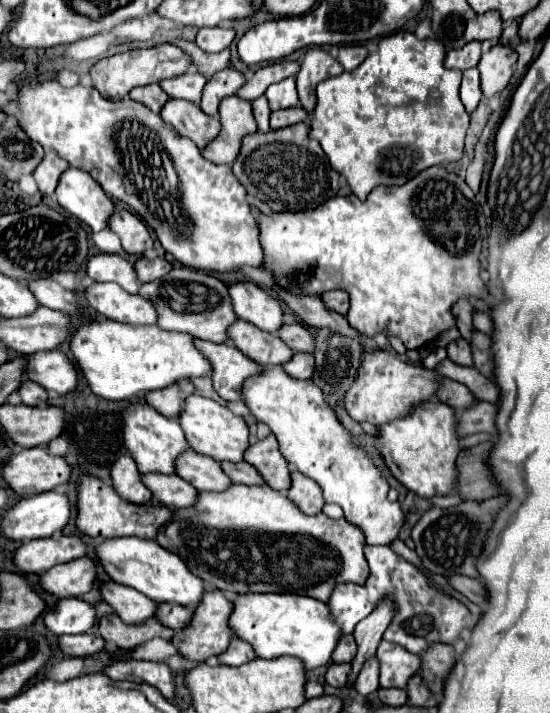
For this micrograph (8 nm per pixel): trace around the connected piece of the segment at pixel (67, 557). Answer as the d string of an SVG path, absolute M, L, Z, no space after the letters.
M61 536L59 540L53 538L37 538L15 552L15 564L19 572L27 574L43 574L55 564L71 562L87 554L87 544L79 536Z

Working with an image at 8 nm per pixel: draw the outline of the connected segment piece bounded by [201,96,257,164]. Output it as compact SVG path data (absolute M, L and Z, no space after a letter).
M227 96L219 104L219 134L201 150L201 156L213 164L233 164L239 156L241 138L257 130L251 102L239 100L237 96Z

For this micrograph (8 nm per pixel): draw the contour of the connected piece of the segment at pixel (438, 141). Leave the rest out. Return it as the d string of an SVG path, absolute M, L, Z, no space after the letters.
M401 30L381 38L379 50L369 54L361 66L351 72L343 72L337 78L327 78L317 86L317 106L313 110L309 136L319 140L331 168L345 176L351 192L359 200L365 200L367 194L381 184L401 186L431 166L461 160L469 128L469 114L459 98L463 72L447 70L443 62L445 48L439 40L419 40L413 32Z

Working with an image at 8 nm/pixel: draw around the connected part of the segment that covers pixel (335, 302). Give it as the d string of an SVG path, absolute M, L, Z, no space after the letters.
M343 290L323 292L321 298L323 298L323 302L327 304L327 308L331 308L331 310L343 314L343 316L347 314L347 310L349 310L349 294L347 294L347 292L343 292Z

